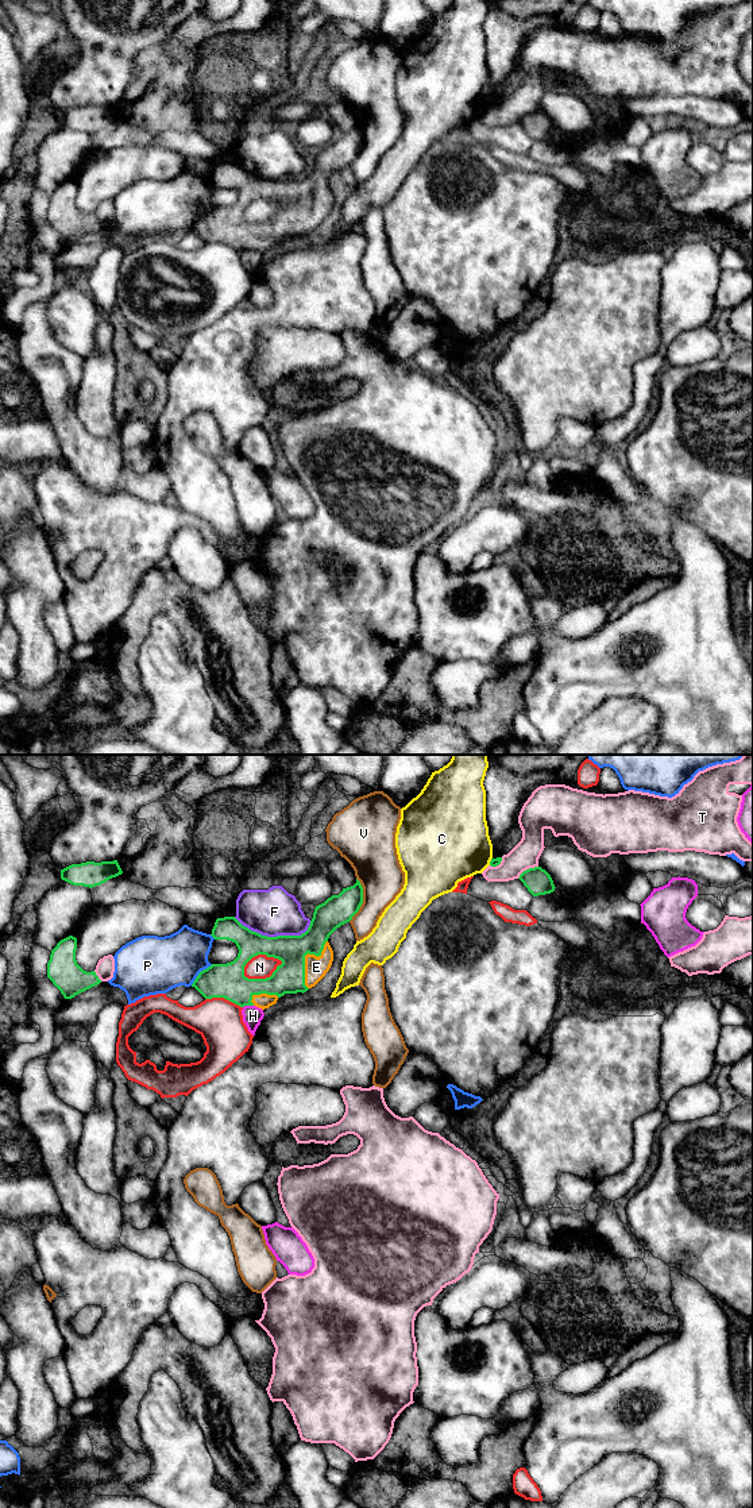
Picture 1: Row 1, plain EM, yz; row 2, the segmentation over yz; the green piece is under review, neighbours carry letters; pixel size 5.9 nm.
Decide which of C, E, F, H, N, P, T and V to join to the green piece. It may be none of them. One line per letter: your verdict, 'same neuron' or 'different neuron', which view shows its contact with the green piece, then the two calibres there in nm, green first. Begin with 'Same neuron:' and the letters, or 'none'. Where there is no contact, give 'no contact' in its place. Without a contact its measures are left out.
Same neuron: E
C: different neuron; meets green in yz; 50 nm thick on the green side, 440 nm on the other
E: same neuron; meets green in yz; 190 nm thick on the green side, 130 nm on the other
F: different neuron; meets green in yz; 180 nm thick on the green side, 280 nm on the other
H: different neuron; meets green in yz; 200 nm thick on the green side, 120 nm on the other
N: different neuron; meets green in yz; 200 nm thick on the green side, 140 nm on the other
P: different neuron; meets green in yz; 200 nm thick on the green side, 320 nm on the other
T: different neuron; meets green in yz; 160 nm thick on the green side, 170 nm on the other
V: different neuron; meets green in yz; 180 nm thick on the green side, 280 nm on the other

